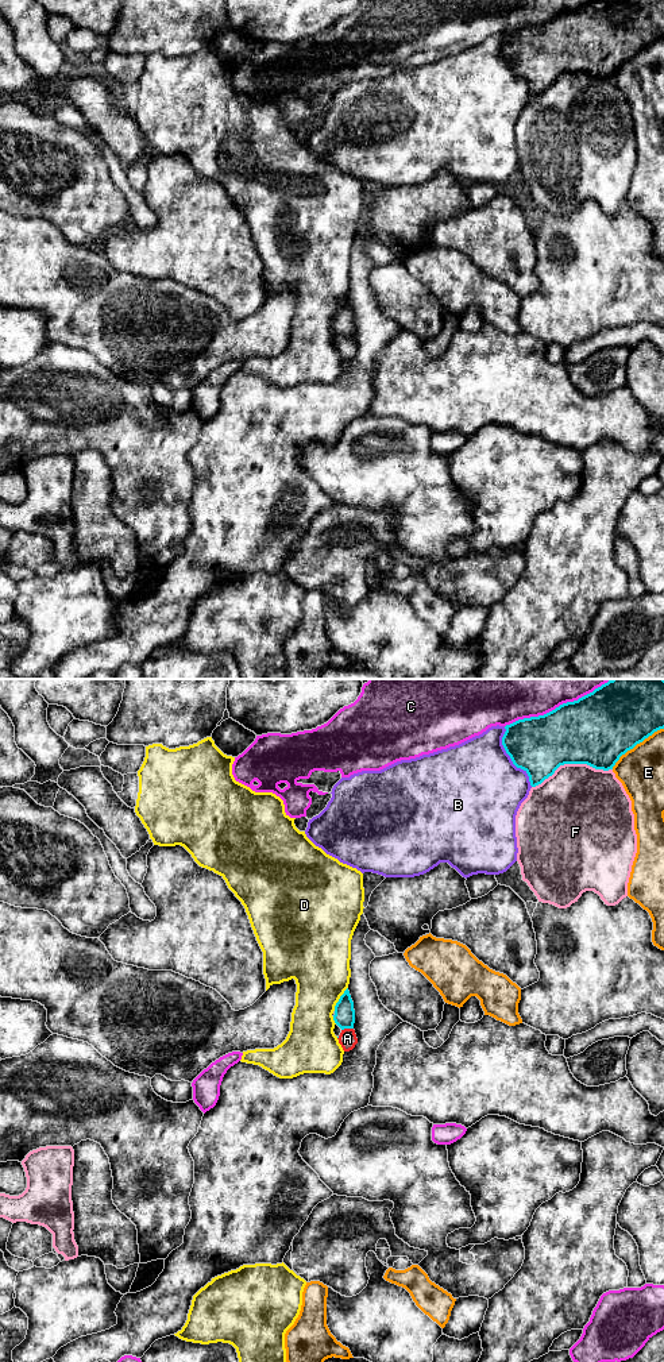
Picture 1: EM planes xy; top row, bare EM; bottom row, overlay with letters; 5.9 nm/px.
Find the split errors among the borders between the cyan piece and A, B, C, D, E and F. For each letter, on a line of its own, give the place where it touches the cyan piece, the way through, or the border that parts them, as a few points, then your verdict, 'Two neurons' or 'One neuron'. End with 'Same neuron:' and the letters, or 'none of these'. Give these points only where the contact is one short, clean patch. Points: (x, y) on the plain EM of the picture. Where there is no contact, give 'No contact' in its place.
A: Touches cyan at xy (347, 336). Path across: xy (344, 323), (347, 336), (347, 347). One neuron
B: Touches cyan at xy (510, 66). Two neurons
C: Touches cyan at xy (549, 20). Two neurons
D: Touches cyan at xy (339, 308). Two neurons
E: Touches cyan at xy (636, 53). Two neurons
F: Touches cyan at xy (571, 72). Two neurons
Same neuron: A

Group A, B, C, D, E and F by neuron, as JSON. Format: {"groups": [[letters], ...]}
{"groups": [["A"], ["B"], ["C"], ["D"], ["E"], ["F"]]}

